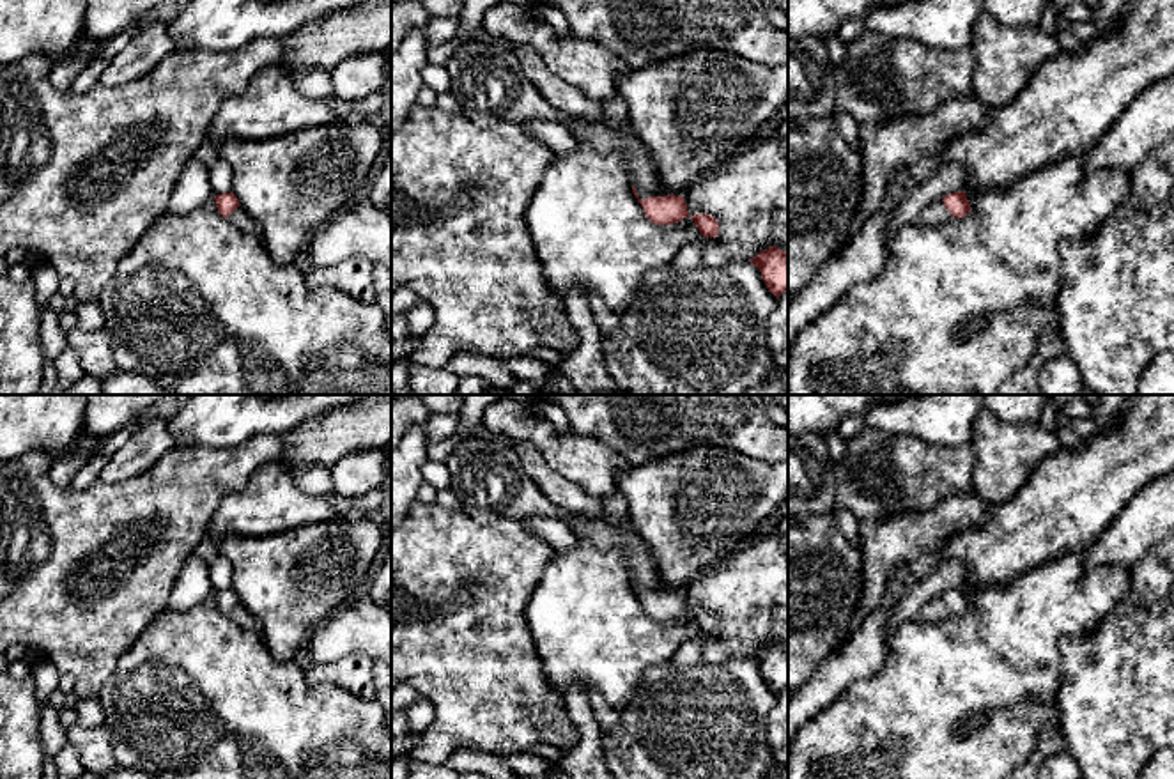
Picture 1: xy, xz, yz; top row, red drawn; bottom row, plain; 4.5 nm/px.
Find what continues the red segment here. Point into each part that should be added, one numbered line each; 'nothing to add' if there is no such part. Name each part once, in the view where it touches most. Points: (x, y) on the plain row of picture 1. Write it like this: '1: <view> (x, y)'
1: xz (487, 477)

